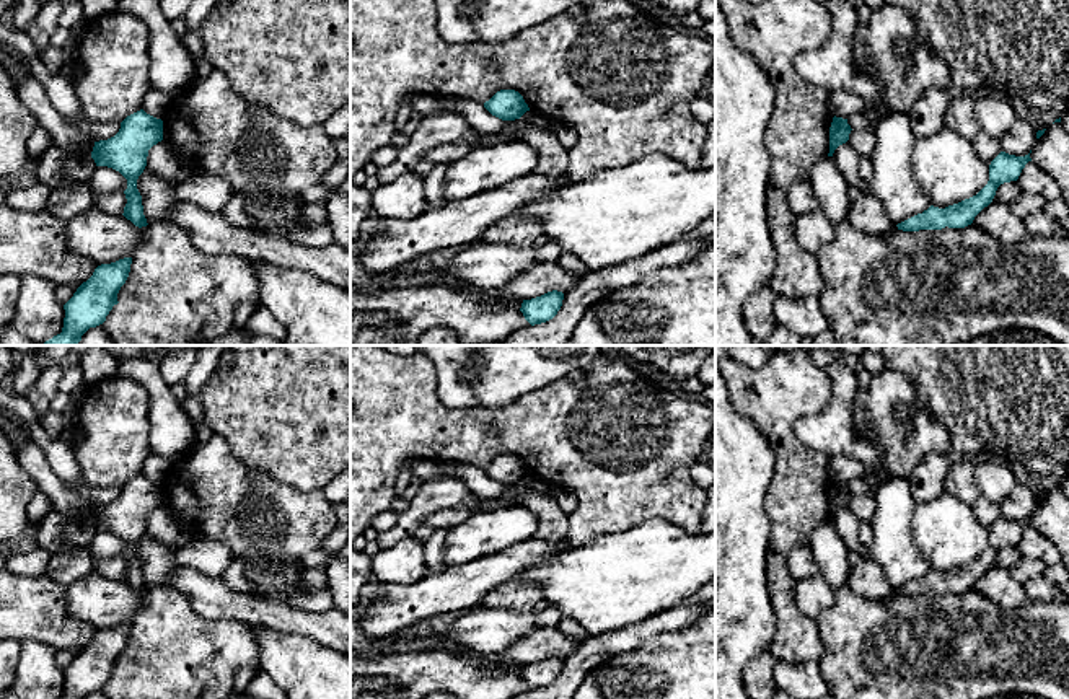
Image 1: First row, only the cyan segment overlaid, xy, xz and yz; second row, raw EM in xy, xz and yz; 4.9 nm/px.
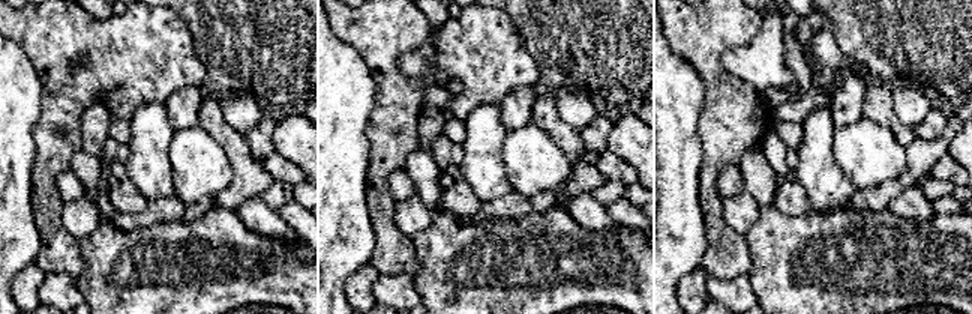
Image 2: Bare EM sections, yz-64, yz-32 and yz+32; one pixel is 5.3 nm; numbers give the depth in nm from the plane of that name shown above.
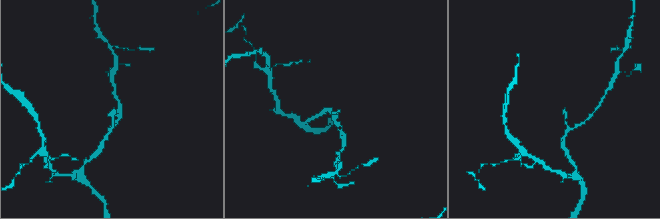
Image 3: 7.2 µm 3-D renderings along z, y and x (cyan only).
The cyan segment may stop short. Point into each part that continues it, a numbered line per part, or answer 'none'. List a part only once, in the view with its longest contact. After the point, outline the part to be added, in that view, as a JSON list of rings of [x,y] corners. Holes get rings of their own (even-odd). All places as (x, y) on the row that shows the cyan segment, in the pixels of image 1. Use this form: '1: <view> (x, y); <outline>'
none

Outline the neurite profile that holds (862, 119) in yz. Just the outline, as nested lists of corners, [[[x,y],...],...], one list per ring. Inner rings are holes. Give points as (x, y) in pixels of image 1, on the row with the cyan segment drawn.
[[[880,104],[873,116],[869,114],[867,111],[856,112],[851,117],[847,117],[847,124],[851,125],[852,130],[859,130],[859,129],[875,130],[875,125],[890,112],[895,112],[895,111]]]

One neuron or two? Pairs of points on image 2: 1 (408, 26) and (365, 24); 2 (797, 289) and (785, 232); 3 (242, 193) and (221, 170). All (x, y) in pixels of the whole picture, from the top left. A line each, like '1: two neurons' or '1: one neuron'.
1: one neuron
2: one neuron
3: two neurons

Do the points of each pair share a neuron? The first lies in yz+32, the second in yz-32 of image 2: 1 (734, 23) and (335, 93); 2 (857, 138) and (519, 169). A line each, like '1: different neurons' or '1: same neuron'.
1: different neurons
2: same neuron

